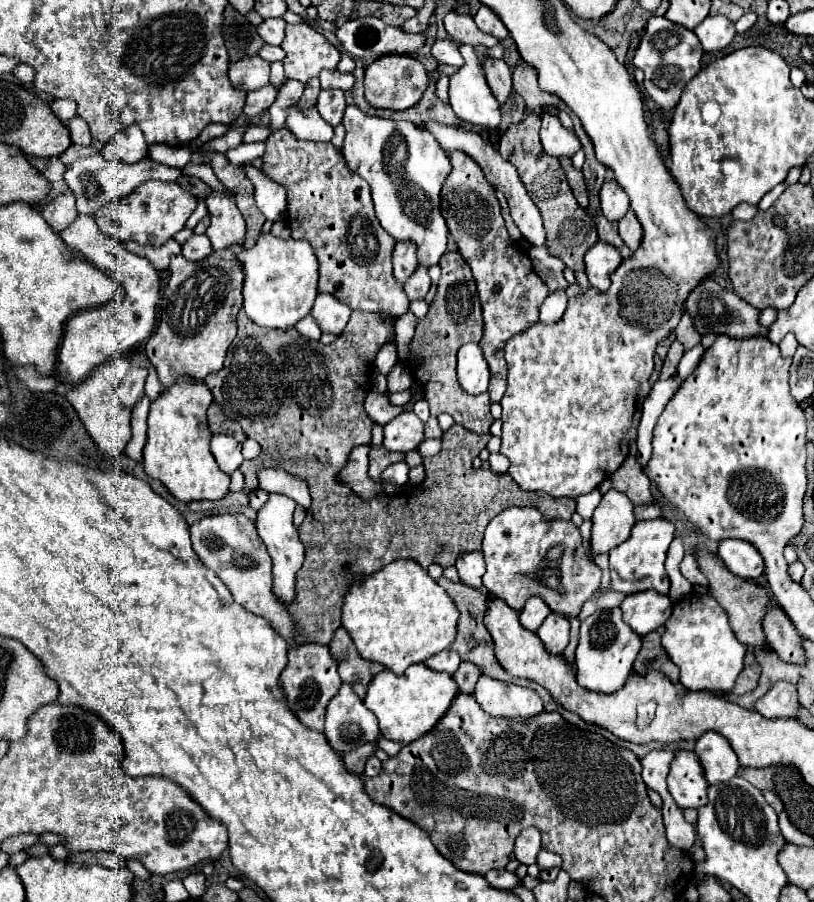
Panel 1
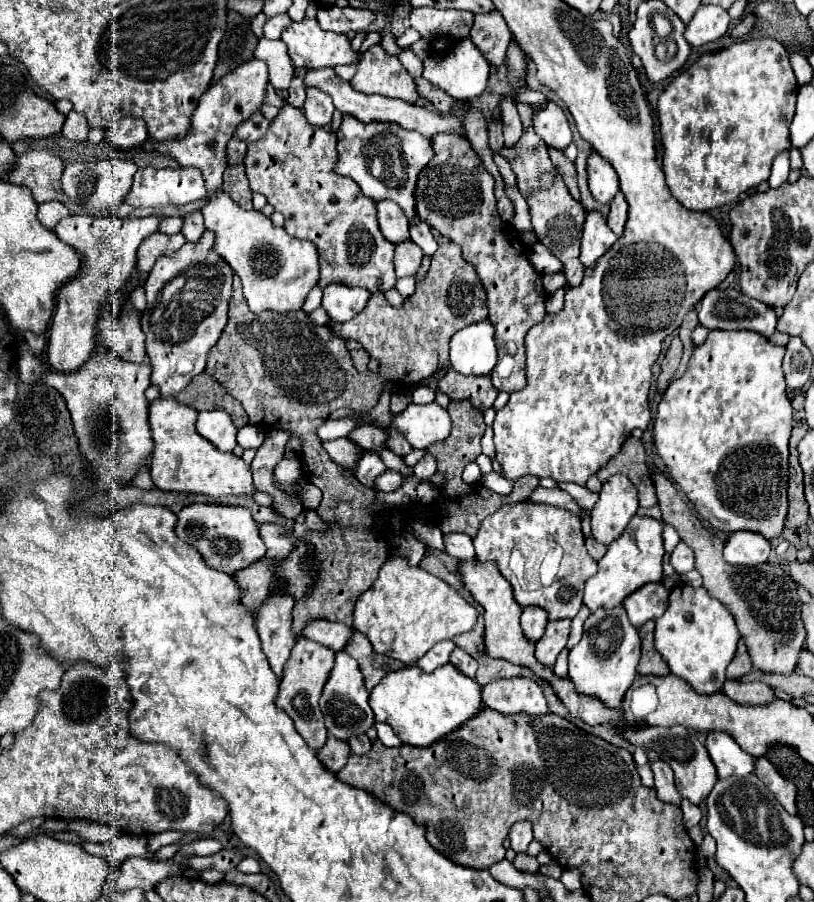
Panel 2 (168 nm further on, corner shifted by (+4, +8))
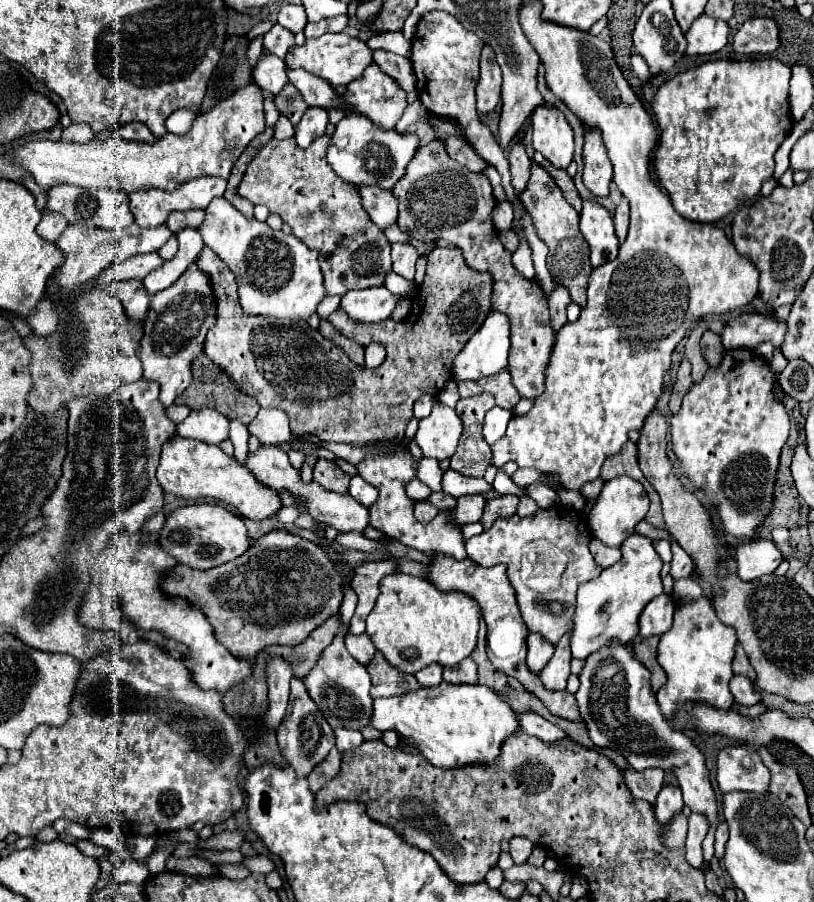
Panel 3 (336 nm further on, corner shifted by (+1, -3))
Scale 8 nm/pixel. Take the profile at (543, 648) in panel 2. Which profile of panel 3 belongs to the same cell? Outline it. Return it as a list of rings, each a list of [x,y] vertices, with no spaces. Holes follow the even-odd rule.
[[[563,635],[561,641],[555,645],[555,655],[553,659],[545,665],[541,671],[541,681],[545,689],[549,691],[561,691],[567,685],[569,679],[569,663],[571,663],[571,651],[569,651],[569,635]]]

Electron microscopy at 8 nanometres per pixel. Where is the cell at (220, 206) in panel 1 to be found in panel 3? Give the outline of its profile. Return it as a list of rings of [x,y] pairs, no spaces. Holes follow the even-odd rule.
[[[257,85],[241,87],[231,97],[217,103],[209,113],[197,115],[191,131],[183,137],[167,133],[155,143],[137,143],[125,141],[119,133],[113,133],[109,139],[93,139],[83,145],[39,139],[19,145],[7,157],[25,167],[43,189],[67,183],[79,187],[105,187],[125,191],[127,195],[149,189],[175,191],[179,185],[195,177],[229,177],[239,155],[265,129],[263,99],[265,97]]]

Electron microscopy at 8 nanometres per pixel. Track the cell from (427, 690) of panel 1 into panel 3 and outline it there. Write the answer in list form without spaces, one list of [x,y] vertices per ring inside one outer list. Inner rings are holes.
[[[449,685],[423,687],[403,697],[373,699],[371,725],[379,731],[393,729],[399,737],[417,747],[435,767],[489,765],[501,753],[507,737],[519,733],[519,715],[485,685]]]

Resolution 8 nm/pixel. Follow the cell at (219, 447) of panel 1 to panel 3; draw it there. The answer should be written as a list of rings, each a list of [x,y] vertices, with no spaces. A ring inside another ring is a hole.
[[[205,407],[199,411],[191,411],[189,417],[177,425],[177,433],[181,437],[219,445],[229,437],[229,419],[225,419],[225,415],[221,415],[219,411]]]

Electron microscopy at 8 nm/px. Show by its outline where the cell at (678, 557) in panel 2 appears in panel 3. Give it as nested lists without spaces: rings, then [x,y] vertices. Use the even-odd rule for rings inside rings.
[[[671,541],[671,551],[673,551],[673,559],[671,559],[671,575],[673,575],[673,579],[689,577],[689,573],[693,571],[693,561],[689,559],[689,555],[675,541]]]

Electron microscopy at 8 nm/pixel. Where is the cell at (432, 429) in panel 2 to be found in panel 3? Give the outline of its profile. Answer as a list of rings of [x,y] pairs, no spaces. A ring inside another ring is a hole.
[[[437,401],[431,415],[419,421],[415,441],[423,449],[423,457],[433,457],[437,461],[449,459],[461,439],[463,423],[455,409]]]

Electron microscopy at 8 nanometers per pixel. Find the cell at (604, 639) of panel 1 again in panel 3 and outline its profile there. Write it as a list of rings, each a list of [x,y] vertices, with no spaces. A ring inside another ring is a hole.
[[[615,643],[613,647],[603,647],[601,651],[589,655],[579,681],[581,687],[575,697],[593,745],[599,749],[609,747],[621,753],[635,771],[649,767],[673,771],[679,779],[685,805],[693,813],[705,815],[711,823],[702,844],[704,860],[710,862],[714,856],[714,834],[719,825],[719,809],[717,795],[705,767],[705,757],[685,733],[669,727],[669,723],[663,719],[663,713],[655,701],[655,693],[649,687],[649,671],[645,671],[645,667],[633,659],[633,651],[629,647],[617,647]]]

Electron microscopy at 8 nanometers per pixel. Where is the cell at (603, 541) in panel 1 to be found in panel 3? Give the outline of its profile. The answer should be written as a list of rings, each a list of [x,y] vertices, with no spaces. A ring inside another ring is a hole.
[[[615,477],[603,485],[601,495],[595,499],[587,515],[587,525],[593,537],[597,537],[609,547],[619,547],[629,535],[635,533],[635,525],[645,519],[647,511],[649,511],[649,497],[643,485],[631,477]]]

